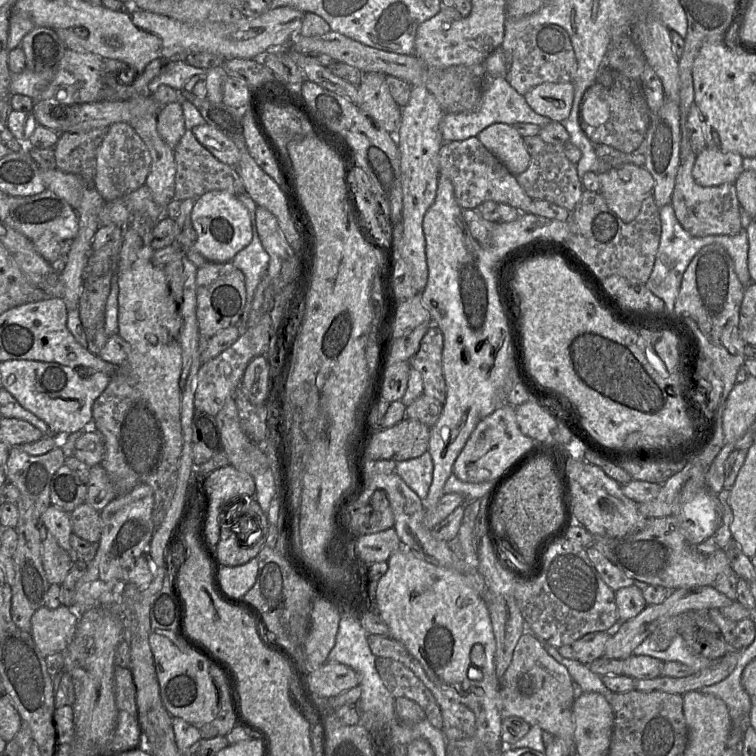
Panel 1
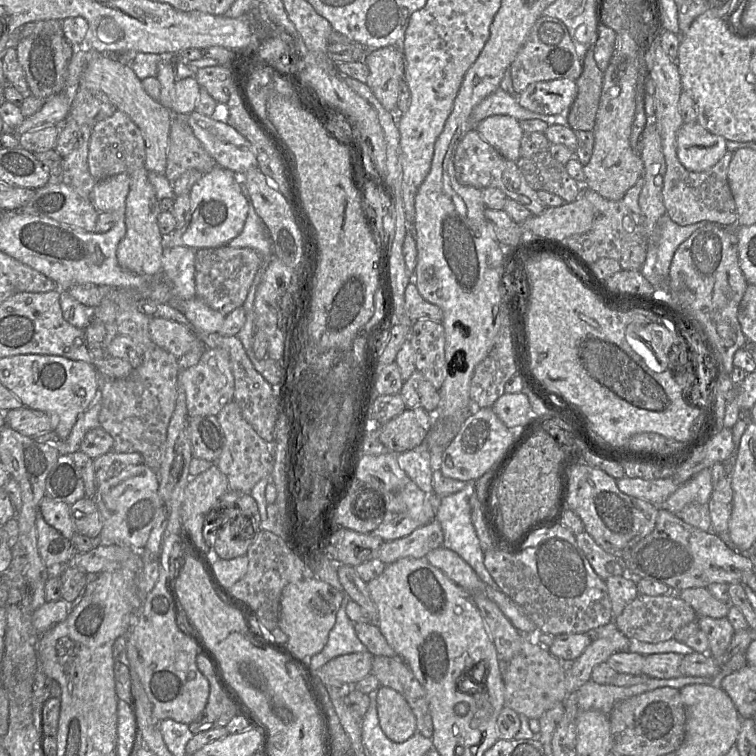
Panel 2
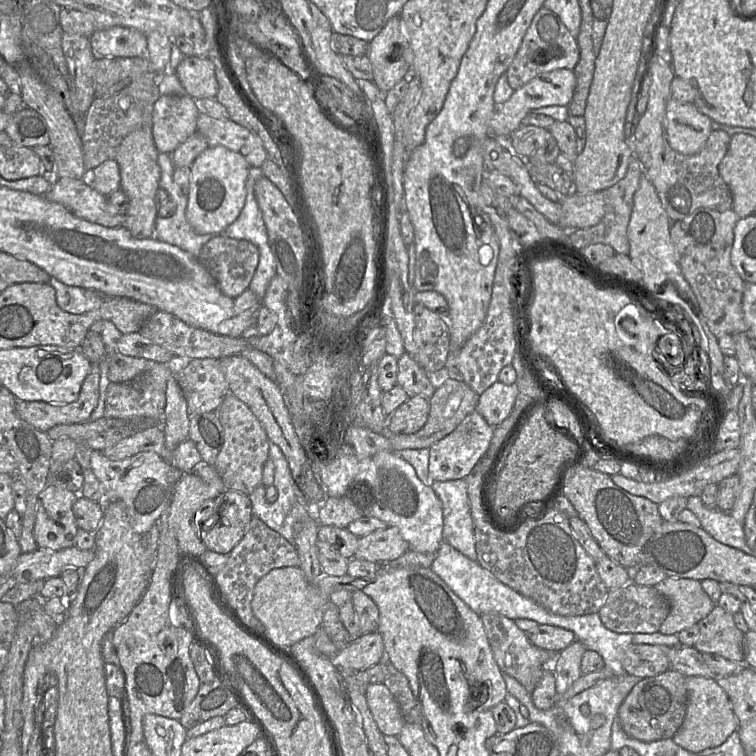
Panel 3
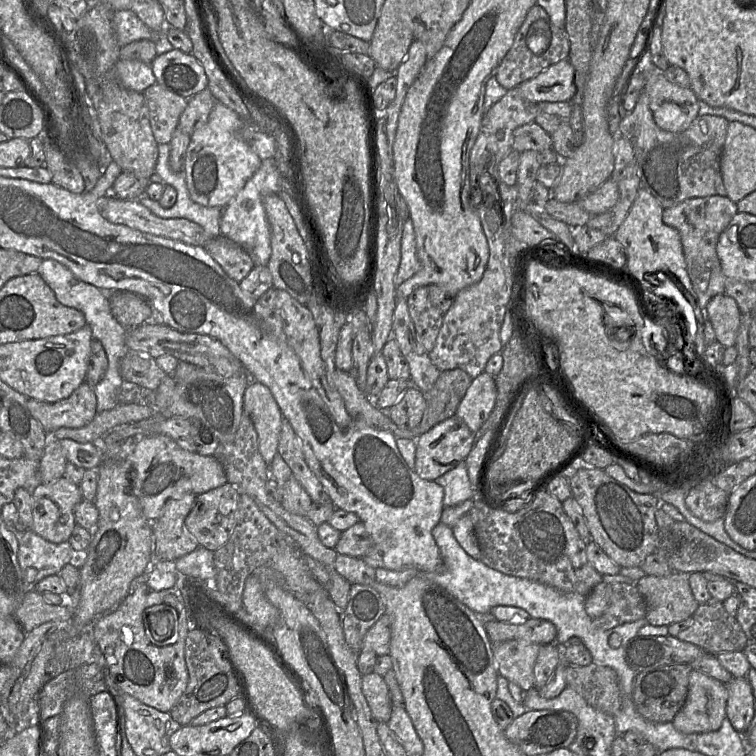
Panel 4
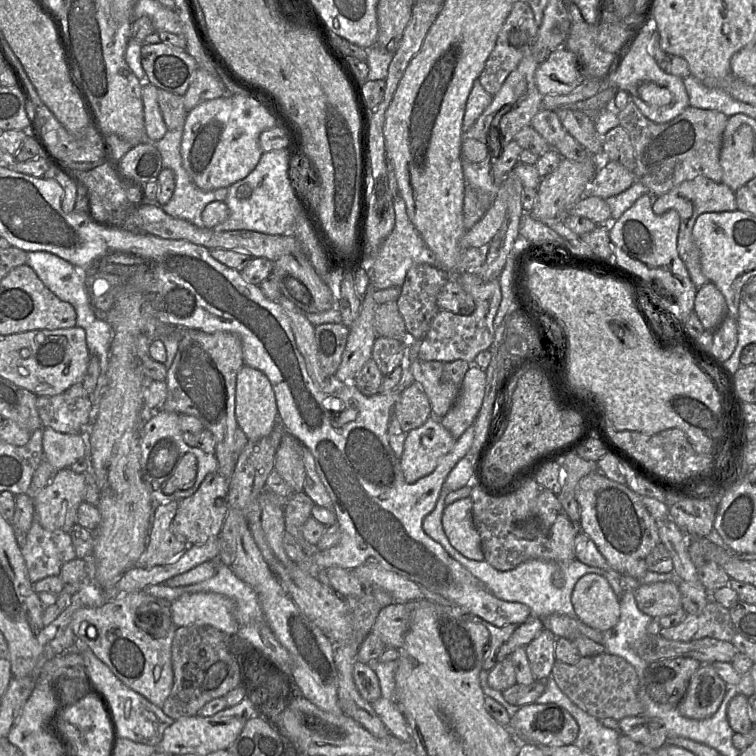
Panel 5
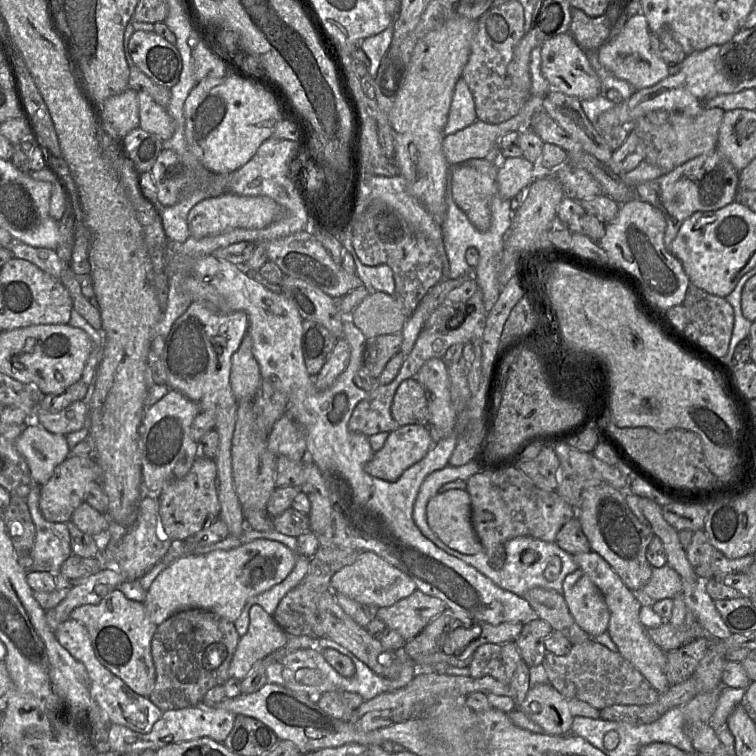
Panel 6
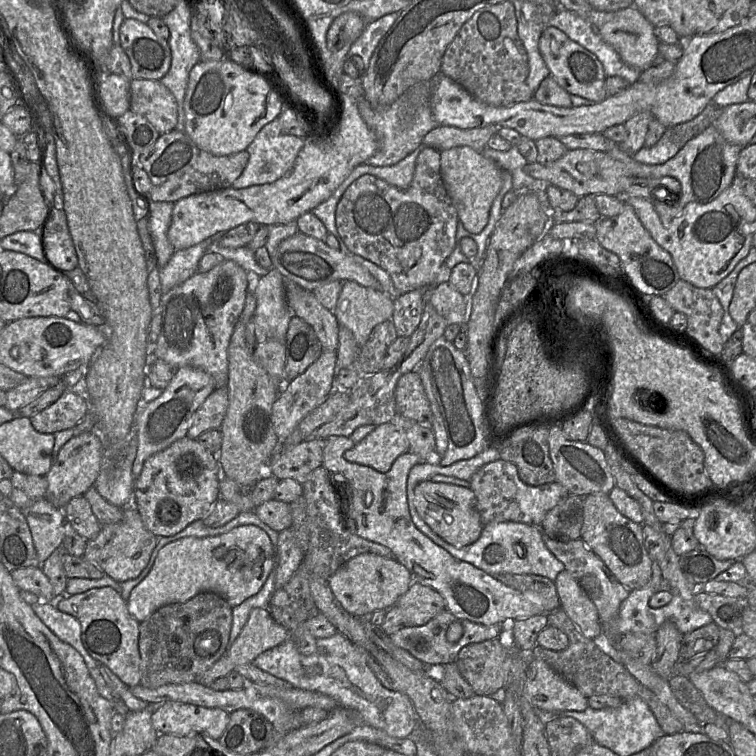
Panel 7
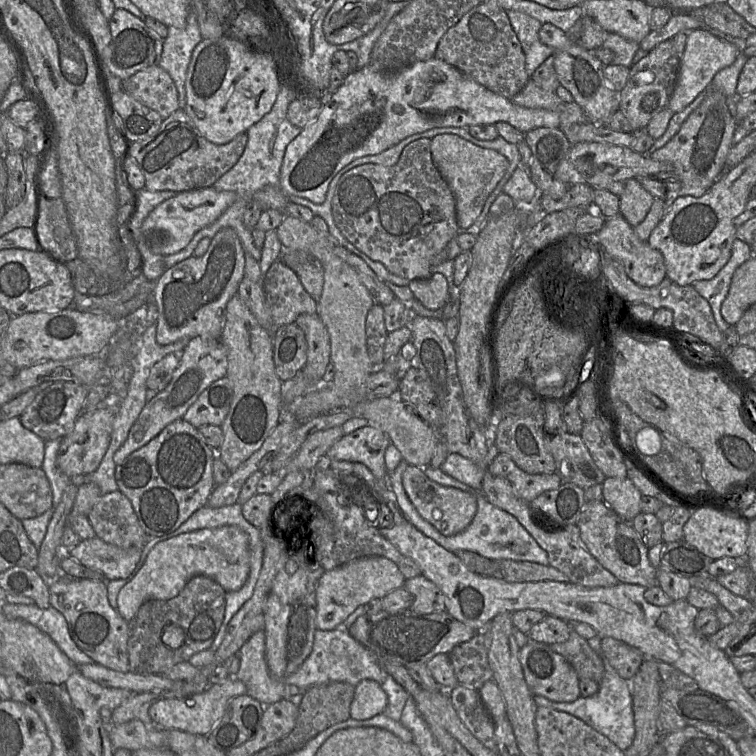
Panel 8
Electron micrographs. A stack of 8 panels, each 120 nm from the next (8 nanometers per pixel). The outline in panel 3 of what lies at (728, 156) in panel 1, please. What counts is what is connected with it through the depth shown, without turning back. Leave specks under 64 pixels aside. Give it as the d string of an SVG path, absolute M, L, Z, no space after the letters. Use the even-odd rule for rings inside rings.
M671 97L666 106L665 131L673 150L694 155L705 144L714 122L701 113L694 103L684 103Z

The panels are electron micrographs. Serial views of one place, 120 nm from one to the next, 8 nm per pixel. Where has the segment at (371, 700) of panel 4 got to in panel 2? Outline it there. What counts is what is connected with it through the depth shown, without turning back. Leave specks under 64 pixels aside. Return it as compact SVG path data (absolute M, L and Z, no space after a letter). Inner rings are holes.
M385 686L377 691L377 714L384 734L395 743L402 743L416 732L416 717L399 692Z

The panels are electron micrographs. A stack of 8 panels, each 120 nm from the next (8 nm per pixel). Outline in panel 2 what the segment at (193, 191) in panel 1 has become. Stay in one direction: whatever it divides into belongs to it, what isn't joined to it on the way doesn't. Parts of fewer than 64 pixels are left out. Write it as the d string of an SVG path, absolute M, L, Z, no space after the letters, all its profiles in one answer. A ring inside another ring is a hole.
M172 121L166 176L173 187L174 182L187 172L196 171L202 177L218 166L186 121Z

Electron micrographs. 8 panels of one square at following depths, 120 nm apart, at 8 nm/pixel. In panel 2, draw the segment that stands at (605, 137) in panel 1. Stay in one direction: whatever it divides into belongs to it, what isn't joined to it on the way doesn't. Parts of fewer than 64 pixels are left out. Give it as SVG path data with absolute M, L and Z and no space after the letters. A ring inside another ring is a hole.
M594 47L582 60L582 73L576 84L578 95L568 119L570 128L593 132L603 86L603 72L595 61Z

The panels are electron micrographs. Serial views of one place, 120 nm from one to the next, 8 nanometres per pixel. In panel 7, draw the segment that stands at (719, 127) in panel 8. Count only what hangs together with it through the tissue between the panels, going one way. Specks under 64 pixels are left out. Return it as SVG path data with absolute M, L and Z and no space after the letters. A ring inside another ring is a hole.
M714 124L688 140L678 153L664 164L648 165L636 161L633 156L621 150L620 146L611 149L608 154L621 164L625 176L631 178L673 177L681 184L679 200L672 204L654 204L664 227L669 227L690 202L708 203L717 198L734 182L736 164L741 147L724 139Z

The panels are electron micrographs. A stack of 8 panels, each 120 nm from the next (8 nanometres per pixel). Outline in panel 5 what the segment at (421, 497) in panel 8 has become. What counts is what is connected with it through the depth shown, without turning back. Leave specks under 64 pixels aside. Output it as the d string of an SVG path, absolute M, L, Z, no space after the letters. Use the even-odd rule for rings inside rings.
M471 497L459 499L445 506L441 518L443 530L450 544L464 557L484 560L480 536L473 524Z

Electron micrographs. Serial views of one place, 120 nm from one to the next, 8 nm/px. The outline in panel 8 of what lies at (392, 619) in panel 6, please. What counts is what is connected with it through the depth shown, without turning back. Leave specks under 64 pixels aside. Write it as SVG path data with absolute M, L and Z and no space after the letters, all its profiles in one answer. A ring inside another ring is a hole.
M422 575L405 581L404 587L412 596L410 610L418 615L446 611L446 598L440 588Z

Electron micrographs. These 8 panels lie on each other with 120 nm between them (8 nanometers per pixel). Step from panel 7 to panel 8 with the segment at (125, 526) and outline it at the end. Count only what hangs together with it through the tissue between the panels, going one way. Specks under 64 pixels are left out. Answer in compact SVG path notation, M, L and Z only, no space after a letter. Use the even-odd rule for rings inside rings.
M97 536L81 540L68 554L93 570L100 571L106 579L126 579L132 575L140 561L142 548L123 549L107 543Z

